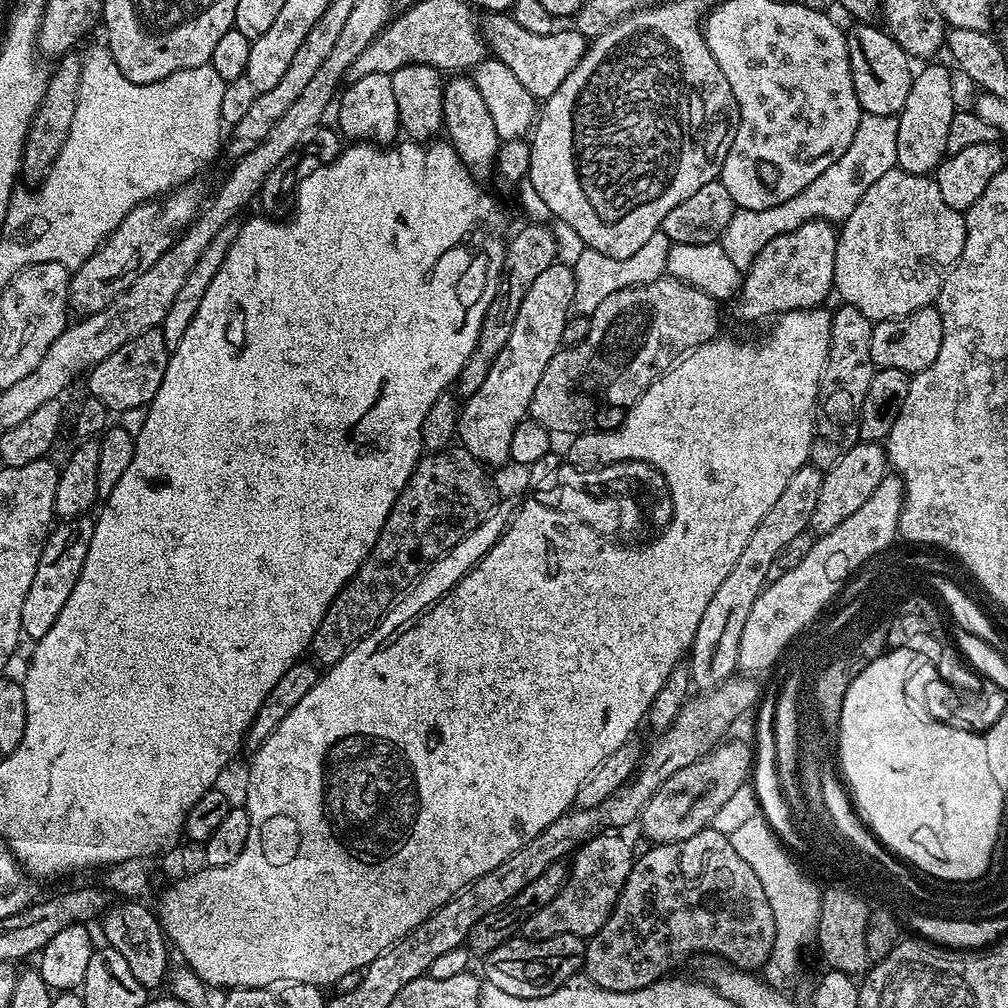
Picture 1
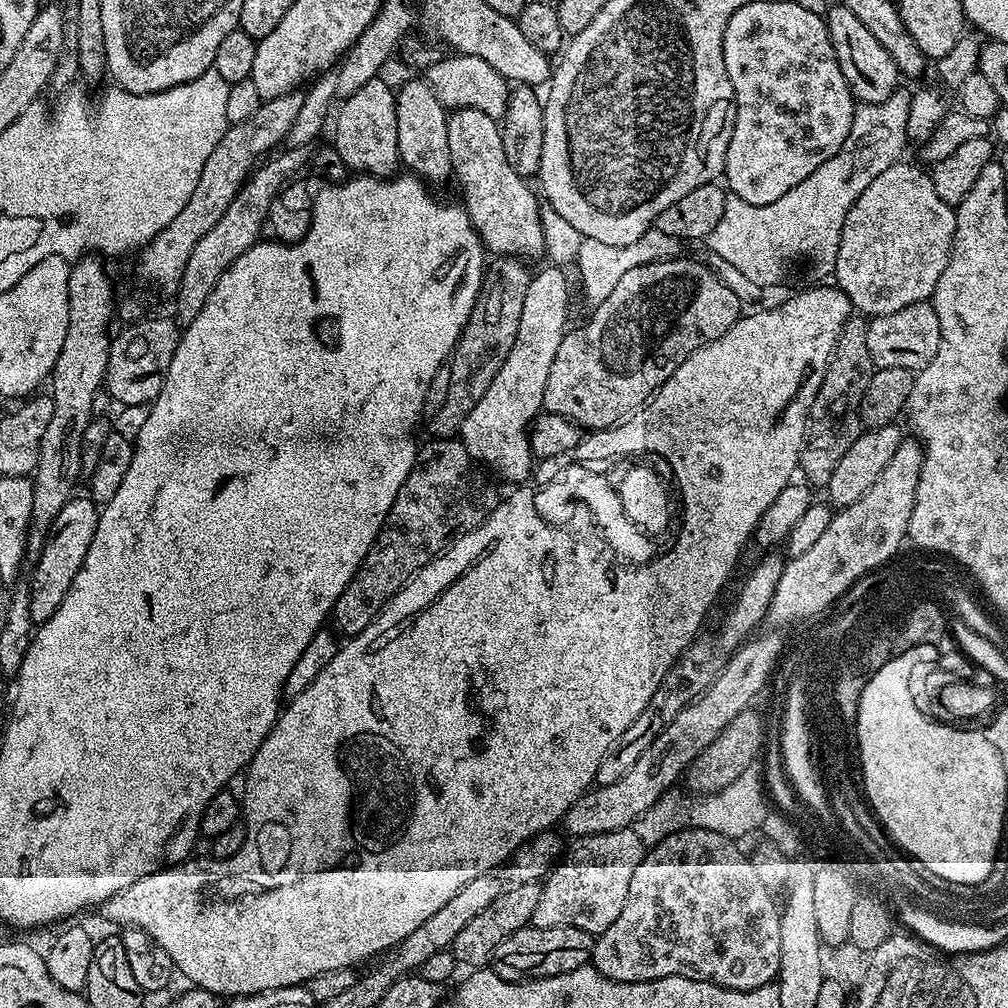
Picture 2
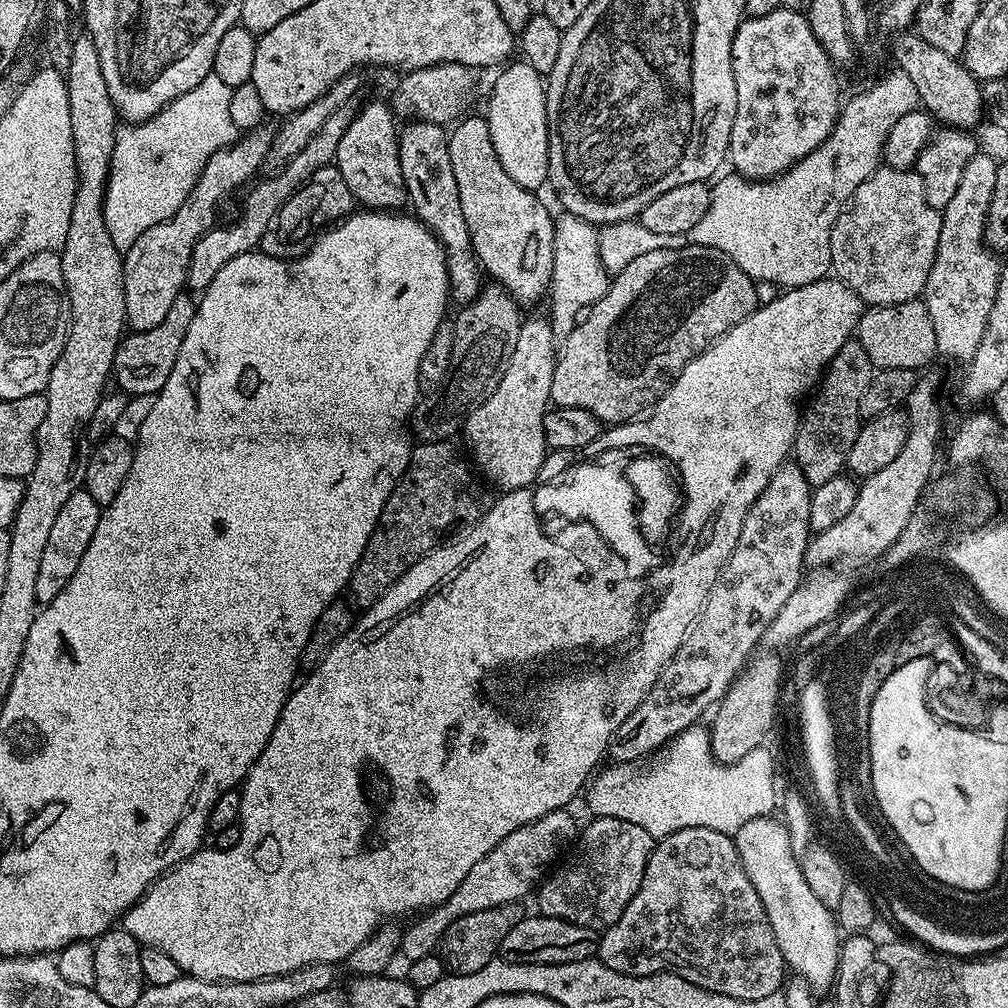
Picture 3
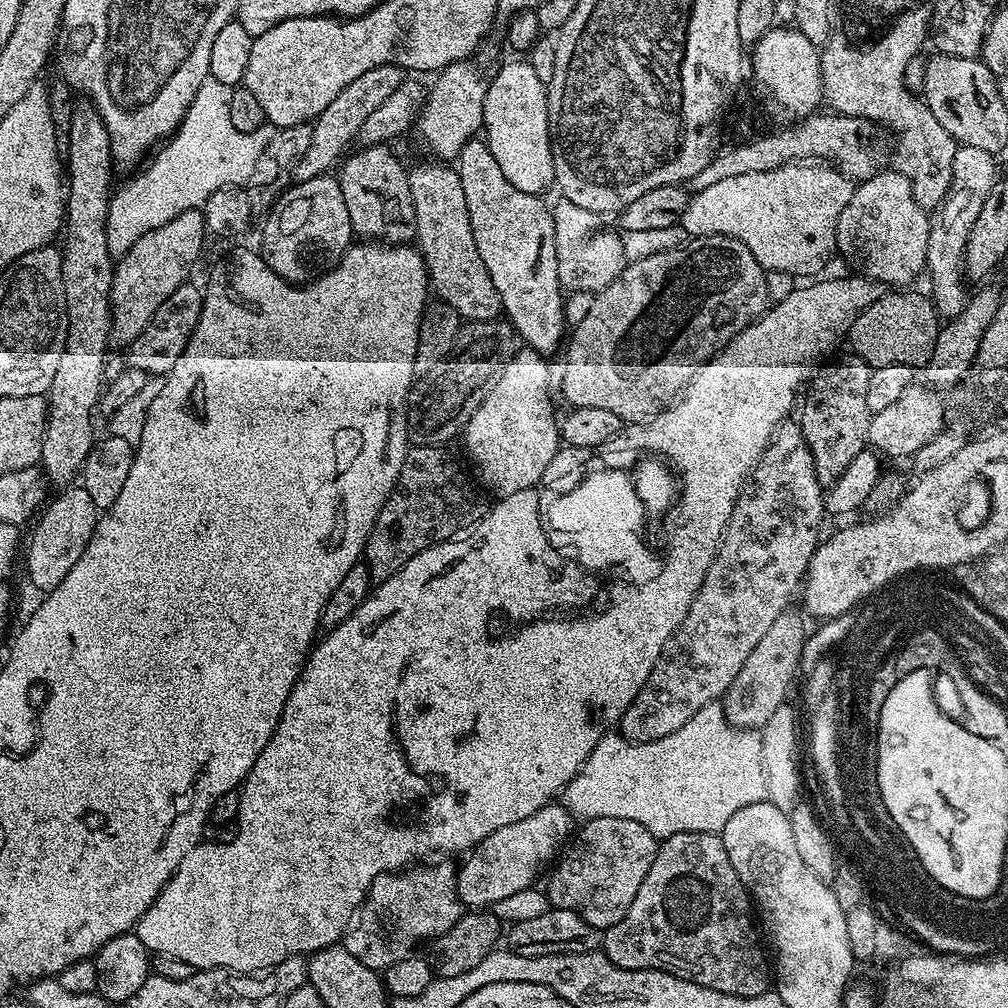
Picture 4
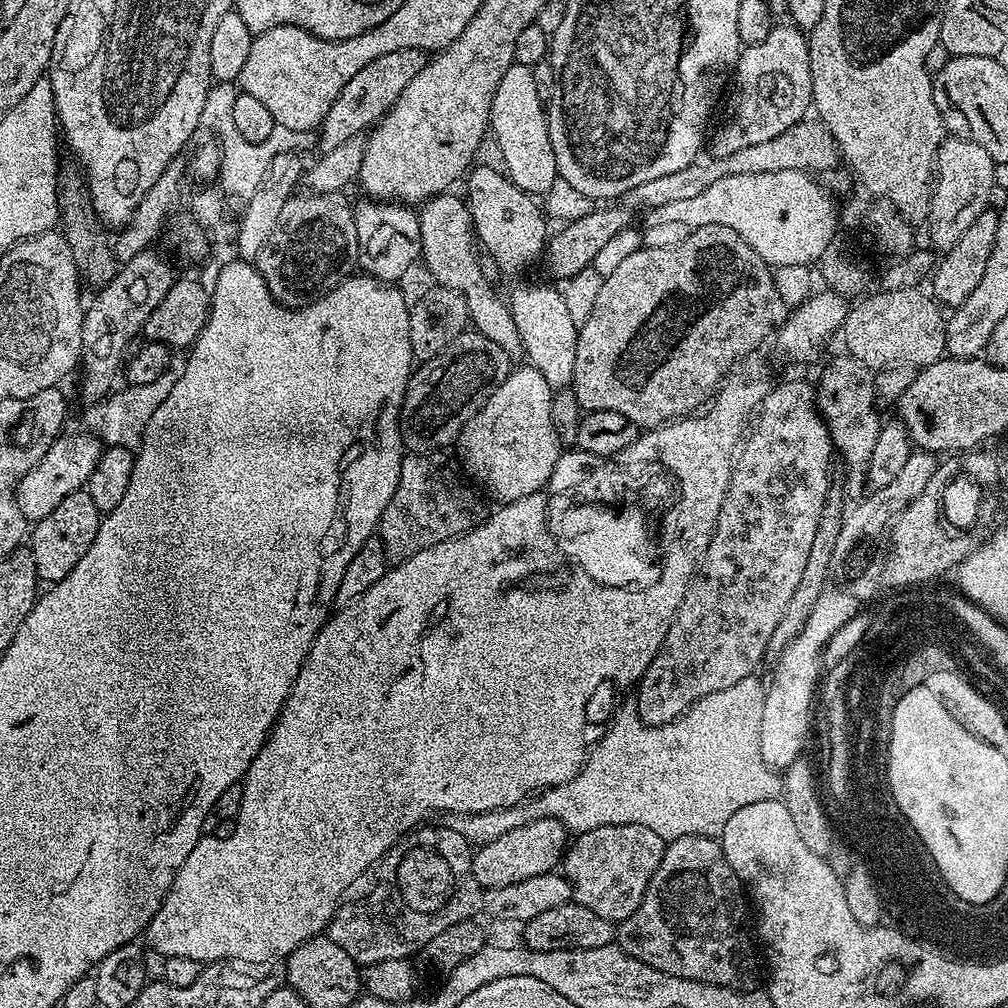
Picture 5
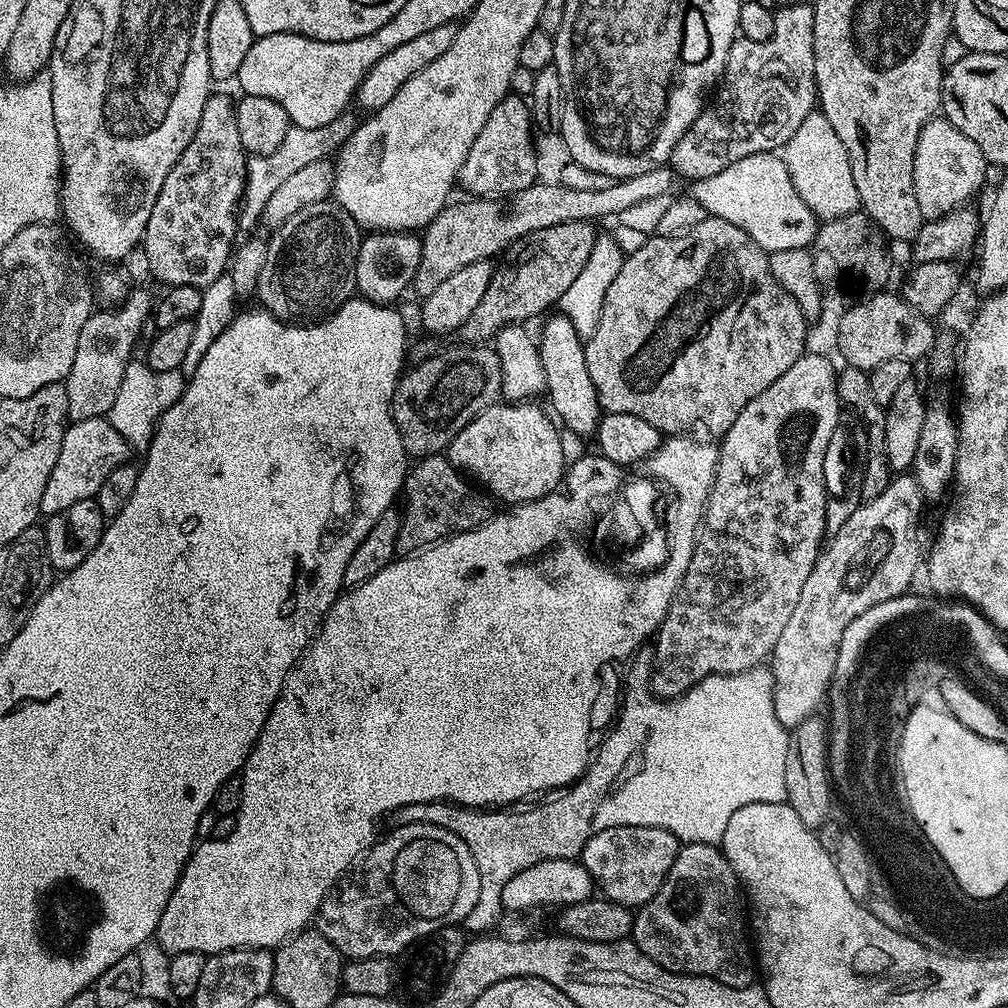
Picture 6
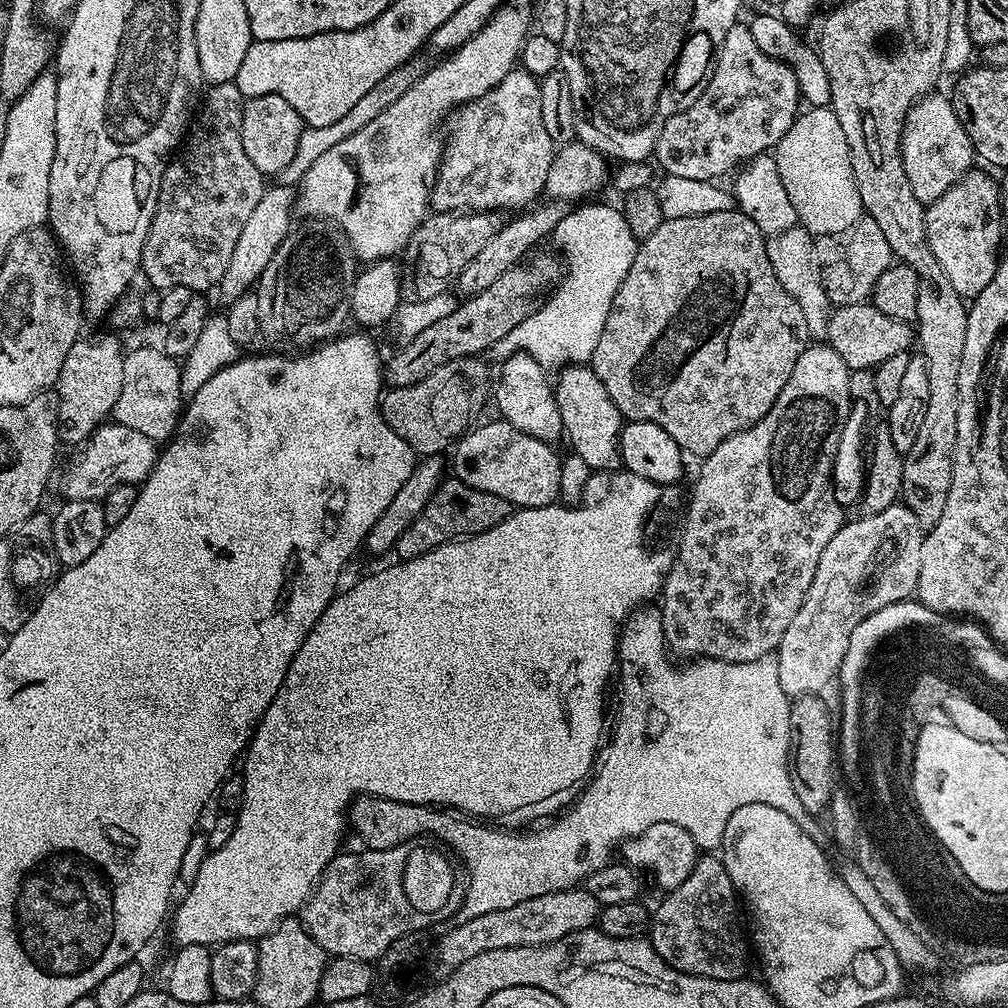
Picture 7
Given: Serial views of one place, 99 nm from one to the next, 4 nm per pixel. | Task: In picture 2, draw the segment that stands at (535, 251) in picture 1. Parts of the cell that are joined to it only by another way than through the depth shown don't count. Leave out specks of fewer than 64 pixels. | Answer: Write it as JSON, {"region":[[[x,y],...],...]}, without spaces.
{"region":[[[496,256],[493,261],[493,264],[491,261],[487,265],[484,287],[480,289],[474,310],[452,352],[450,367],[447,369],[450,386],[446,402],[442,402],[442,408],[430,420],[431,435],[436,438],[452,438],[459,433],[466,414],[470,414],[470,410],[478,406],[478,398],[490,390],[490,382],[494,382],[498,370],[502,370],[502,362],[506,362],[506,354],[510,354],[514,338],[518,338],[522,298],[526,294],[526,286],[530,286],[533,273],[528,272],[529,265],[523,259],[514,256]]]}

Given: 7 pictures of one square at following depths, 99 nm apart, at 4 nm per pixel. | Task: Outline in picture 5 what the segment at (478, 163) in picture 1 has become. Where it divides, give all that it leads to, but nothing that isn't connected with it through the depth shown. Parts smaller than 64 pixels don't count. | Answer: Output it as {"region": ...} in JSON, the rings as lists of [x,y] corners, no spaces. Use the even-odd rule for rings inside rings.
{"region":[[[476,166],[466,176],[466,200],[470,205],[474,235],[483,251],[485,248],[496,259],[502,271],[520,272],[530,267],[532,260],[539,261],[543,257],[544,246],[550,235],[549,221],[545,209],[539,203],[536,205],[529,193],[513,184],[499,167],[496,168]],[[551,283],[548,284],[518,285],[512,296],[510,295],[510,307],[514,326],[518,326],[523,355],[528,355],[527,363],[538,369],[542,378],[546,378],[546,382],[552,385],[553,389],[564,390],[571,385],[574,374],[578,325],[574,318],[570,318],[563,291]]]}

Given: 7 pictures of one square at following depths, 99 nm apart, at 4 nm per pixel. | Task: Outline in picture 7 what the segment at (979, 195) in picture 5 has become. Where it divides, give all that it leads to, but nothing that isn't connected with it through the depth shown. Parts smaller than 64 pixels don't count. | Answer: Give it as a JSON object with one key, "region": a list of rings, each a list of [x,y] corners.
{"region":[[[936,95],[922,96],[912,105],[904,119],[900,143],[902,166],[906,166],[910,190],[914,190],[914,198],[918,198],[918,202],[925,206],[942,198],[950,186],[954,186],[970,171],[974,161],[972,143],[962,122],[958,122],[951,99],[947,95]]]}

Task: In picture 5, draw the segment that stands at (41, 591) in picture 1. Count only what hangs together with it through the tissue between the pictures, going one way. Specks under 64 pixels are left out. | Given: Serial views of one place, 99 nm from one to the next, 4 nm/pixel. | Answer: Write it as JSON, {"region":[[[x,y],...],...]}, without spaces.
{"region":[[[81,490],[66,494],[66,498],[46,514],[46,518],[35,521],[30,532],[30,551],[36,563],[37,577],[47,582],[66,578],[66,574],[78,566],[82,554],[90,550],[90,542],[94,542],[94,534],[98,534],[101,519],[102,513],[98,506],[94,506],[94,498],[90,498],[87,490]]]}

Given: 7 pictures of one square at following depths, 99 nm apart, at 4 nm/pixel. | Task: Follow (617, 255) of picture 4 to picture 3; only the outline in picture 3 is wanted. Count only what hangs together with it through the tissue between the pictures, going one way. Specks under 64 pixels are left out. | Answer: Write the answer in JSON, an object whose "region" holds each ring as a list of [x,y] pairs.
{"region":[[[565,212],[559,213],[553,224],[555,226],[554,266],[548,291],[551,314],[548,320],[554,346],[559,352],[576,328],[581,314],[605,296],[611,281],[610,274],[605,270],[599,256],[599,231],[595,225]]]}

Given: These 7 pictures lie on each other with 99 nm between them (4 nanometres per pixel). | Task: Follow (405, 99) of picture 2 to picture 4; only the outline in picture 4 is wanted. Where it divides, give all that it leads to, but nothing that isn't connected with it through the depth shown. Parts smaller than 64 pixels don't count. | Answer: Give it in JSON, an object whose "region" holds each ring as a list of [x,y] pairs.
{"region":[[[427,158],[421,164],[411,165],[408,173],[408,189],[414,198],[416,211],[415,243],[428,268],[428,279],[433,293],[436,292],[445,300],[451,311],[457,312],[464,322],[491,322],[501,315],[498,290],[490,282],[490,270],[478,254],[478,245],[474,242],[474,230],[470,226],[470,214],[466,210],[466,193],[462,190],[460,176],[451,163],[441,162],[436,158]]]}

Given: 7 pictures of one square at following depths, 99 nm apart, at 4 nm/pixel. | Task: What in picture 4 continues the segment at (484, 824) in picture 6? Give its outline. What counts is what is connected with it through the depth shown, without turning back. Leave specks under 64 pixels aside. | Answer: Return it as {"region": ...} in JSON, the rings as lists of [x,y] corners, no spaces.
{"region":[[[717,702],[702,706],[702,710],[698,710],[698,714],[694,714],[694,718],[690,718],[690,722],[686,722],[686,726],[682,726],[682,730],[674,730],[674,734],[666,734],[666,738],[658,738],[654,742],[631,744],[625,736],[619,734],[613,734],[613,736],[601,735],[594,746],[594,750],[590,750],[586,762],[578,770],[578,774],[574,774],[574,778],[565,786],[562,793],[562,804],[577,821],[587,822],[594,818],[630,818],[641,824],[646,830],[650,830],[652,836],[663,838],[674,834],[692,832],[721,833],[731,815],[736,814],[743,806],[757,804],[767,799],[767,797],[768,787],[766,786],[764,763],[762,762],[761,735],[754,730],[746,731],[745,729],[732,727],[724,713],[723,703]]]}

